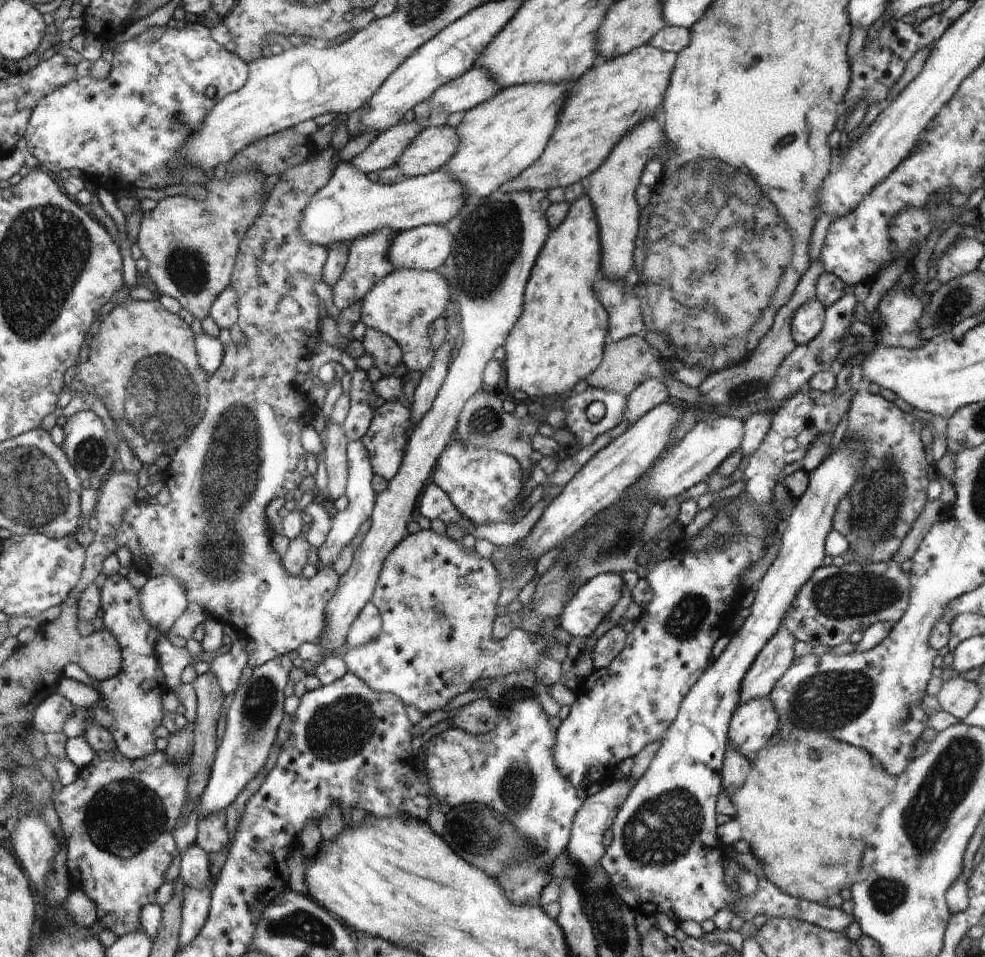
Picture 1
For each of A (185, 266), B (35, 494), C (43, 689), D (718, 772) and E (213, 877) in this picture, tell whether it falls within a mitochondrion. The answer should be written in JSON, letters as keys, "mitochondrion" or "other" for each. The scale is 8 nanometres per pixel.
{"A":"mitochondrion","B":"mitochondrion","C":"other","D":"other","E":"other"}

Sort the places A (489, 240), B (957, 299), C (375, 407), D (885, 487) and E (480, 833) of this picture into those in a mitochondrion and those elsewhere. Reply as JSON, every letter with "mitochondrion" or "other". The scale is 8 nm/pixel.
{"A":"mitochondrion","B":"mitochondrion","C":"other","D":"mitochondrion","E":"mitochondrion"}

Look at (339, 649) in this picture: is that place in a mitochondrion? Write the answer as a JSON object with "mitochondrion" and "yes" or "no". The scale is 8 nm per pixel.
{"mitochondrion":"no"}

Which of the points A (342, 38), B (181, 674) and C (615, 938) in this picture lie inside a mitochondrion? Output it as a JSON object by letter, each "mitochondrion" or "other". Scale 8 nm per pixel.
{"A":"other","B":"other","C":"mitochondrion"}

